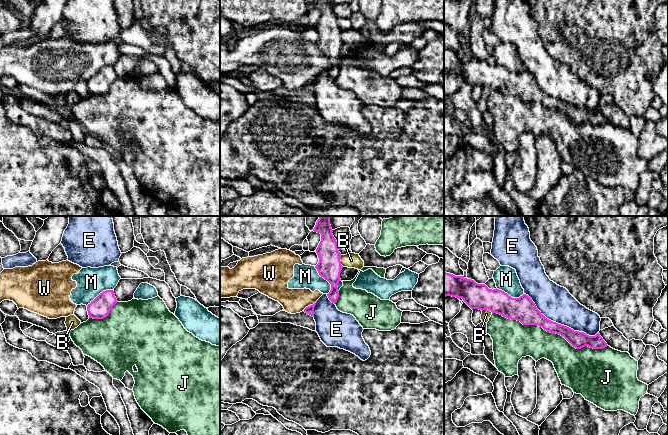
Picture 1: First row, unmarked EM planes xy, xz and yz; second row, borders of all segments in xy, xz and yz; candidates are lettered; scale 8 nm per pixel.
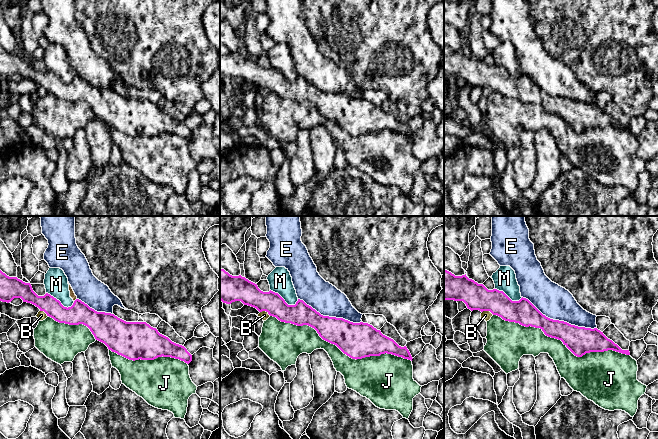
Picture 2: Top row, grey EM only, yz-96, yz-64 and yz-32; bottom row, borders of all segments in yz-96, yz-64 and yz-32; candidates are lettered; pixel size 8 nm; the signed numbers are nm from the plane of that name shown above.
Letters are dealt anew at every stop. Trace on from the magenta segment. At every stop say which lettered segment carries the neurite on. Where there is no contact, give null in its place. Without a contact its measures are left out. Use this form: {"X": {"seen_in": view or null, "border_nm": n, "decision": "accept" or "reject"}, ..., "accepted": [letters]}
{"B": {"seen_in": "xz", "border_nm": 100, "decision": "reject"}, "E": {"seen_in": "yz", "border_nm": 700, "decision": "reject"}, "J": {"seen_in": "yz", "border_nm": 950, "decision": "reject"}, "M": {"seen_in": "xz", "border_nm": 260, "decision": "reject"}, "W": {"seen_in": "xz", "border_nm": 160, "decision": "reject"}, "accepted": []}

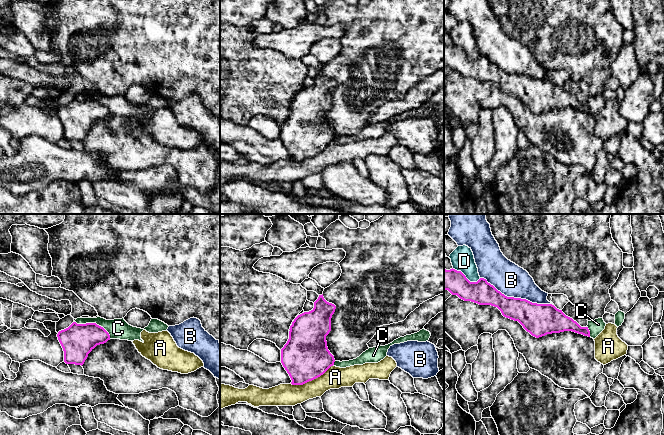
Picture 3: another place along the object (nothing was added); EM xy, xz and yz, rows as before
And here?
{"A": {"seen_in": "xz", "border_nm": 380, "decision": "reject"}, "B": {"seen_in": "yz", "border_nm": 600, "decision": "reject"}, "C": {"seen_in": "xy", "border_nm": 320, "decision": "reject"}, "D": {"seen_in": "yz", "border_nm": 240, "decision": "reject"}, "accepted": []}

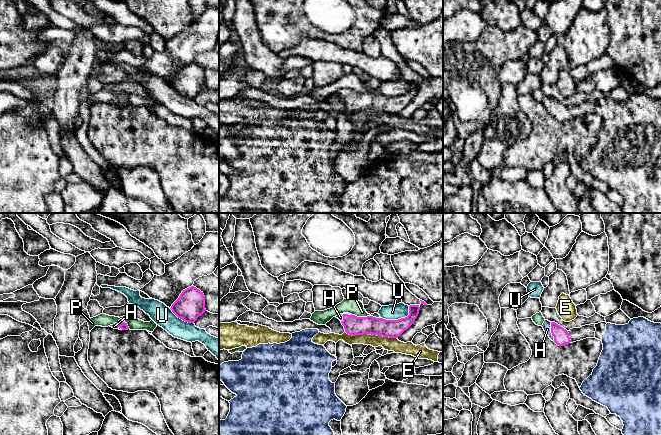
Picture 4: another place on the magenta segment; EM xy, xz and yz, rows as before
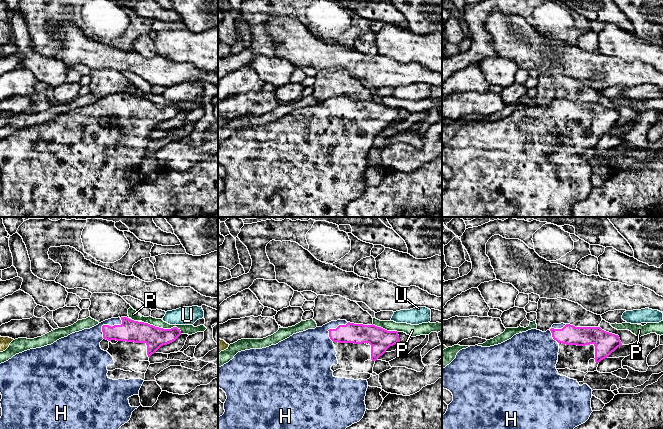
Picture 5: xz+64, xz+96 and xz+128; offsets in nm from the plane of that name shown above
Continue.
{"E": {"seen_in": "xz", "border_nm": 420, "decision": "reject"}, "H": {"seen_in": "yz", "border_nm": 160, "decision": "accept"}, "P": {"seen_in": "xz", "border_nm": 240, "decision": "reject"}, "U": {"seen_in": "xz", "border_nm": 260, "decision": "reject"}, "accepted": ["H"]}

